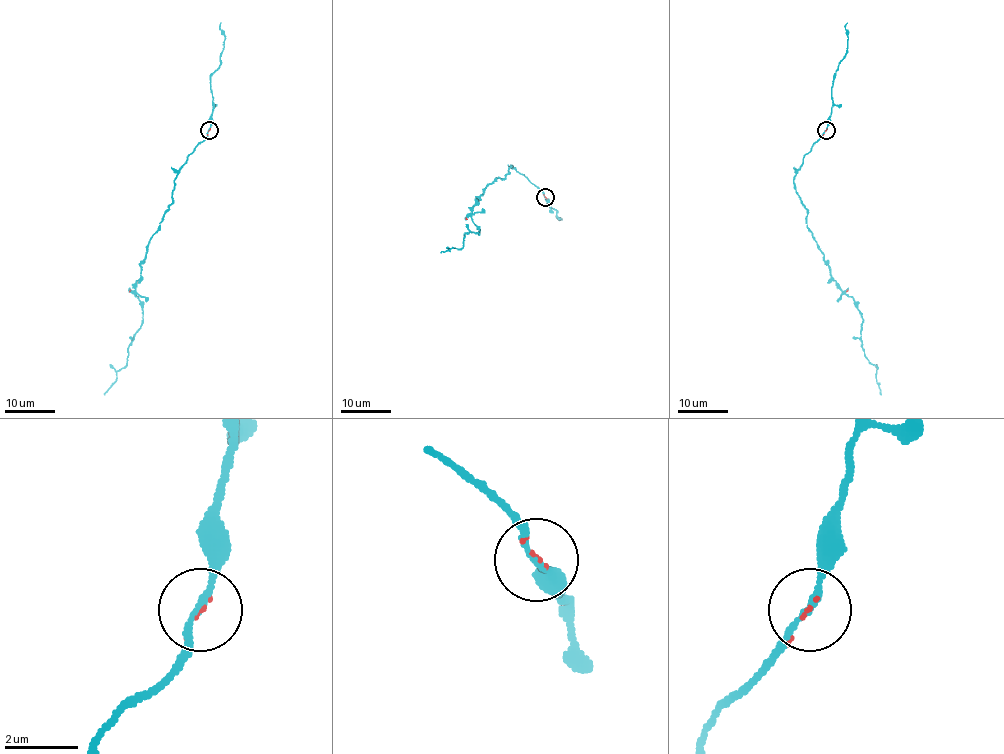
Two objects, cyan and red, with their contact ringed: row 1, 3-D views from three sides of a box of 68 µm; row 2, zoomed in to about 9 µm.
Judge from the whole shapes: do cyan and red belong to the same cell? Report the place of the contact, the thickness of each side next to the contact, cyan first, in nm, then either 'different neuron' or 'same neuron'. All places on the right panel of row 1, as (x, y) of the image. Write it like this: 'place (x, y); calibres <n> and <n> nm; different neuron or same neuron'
place (826, 130); calibres 170 and 50 nm; same neuron

